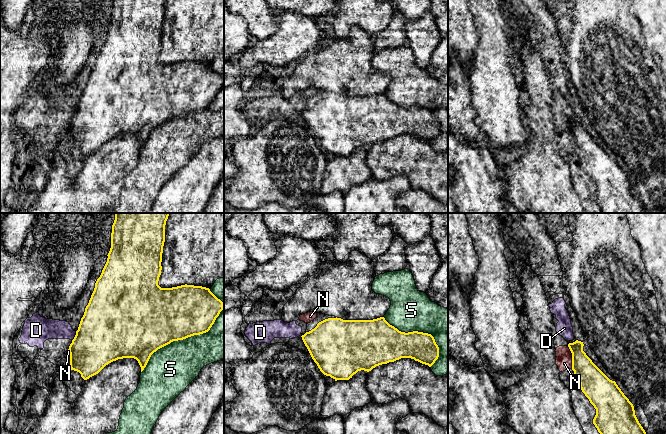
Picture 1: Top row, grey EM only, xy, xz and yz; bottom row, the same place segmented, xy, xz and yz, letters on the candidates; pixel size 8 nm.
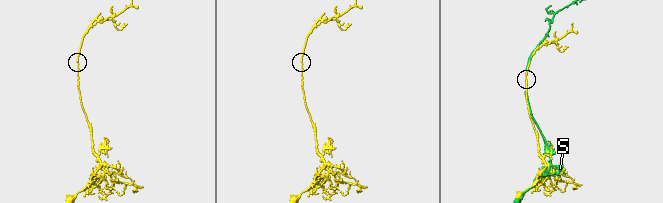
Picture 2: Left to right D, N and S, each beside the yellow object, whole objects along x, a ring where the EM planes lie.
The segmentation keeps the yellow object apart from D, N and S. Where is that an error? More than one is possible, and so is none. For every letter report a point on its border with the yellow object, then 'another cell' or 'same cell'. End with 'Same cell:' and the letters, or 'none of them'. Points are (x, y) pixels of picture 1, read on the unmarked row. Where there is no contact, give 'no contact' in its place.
D: xy (75, 112) | another cell
N: yz (572, 133) | another cell
S: xy (191, 111) | another cell
Same cell: none of them

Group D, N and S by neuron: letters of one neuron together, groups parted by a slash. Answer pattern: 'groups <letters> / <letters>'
groups D N / S

